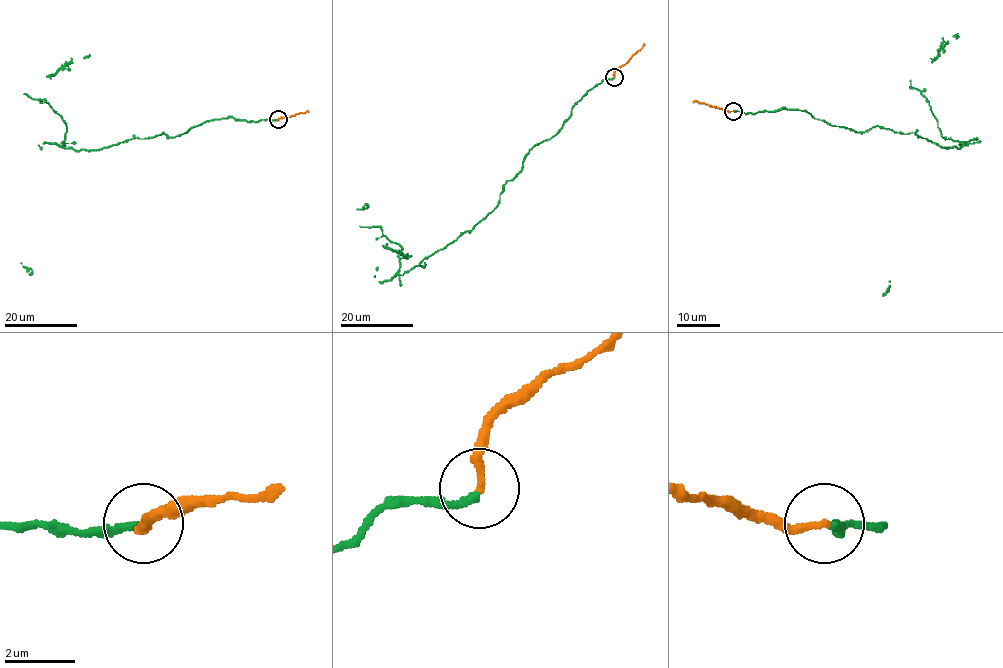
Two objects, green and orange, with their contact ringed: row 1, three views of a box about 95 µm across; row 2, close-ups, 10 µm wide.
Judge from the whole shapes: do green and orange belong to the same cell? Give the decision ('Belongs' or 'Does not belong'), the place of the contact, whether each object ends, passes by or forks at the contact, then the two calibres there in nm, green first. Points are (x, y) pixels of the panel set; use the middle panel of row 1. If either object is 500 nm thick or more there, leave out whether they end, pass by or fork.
Belongs. Place: (614, 77). At the ring green ends. At the ring orange ends. Thickness 220 nm (green) against 220 nm

